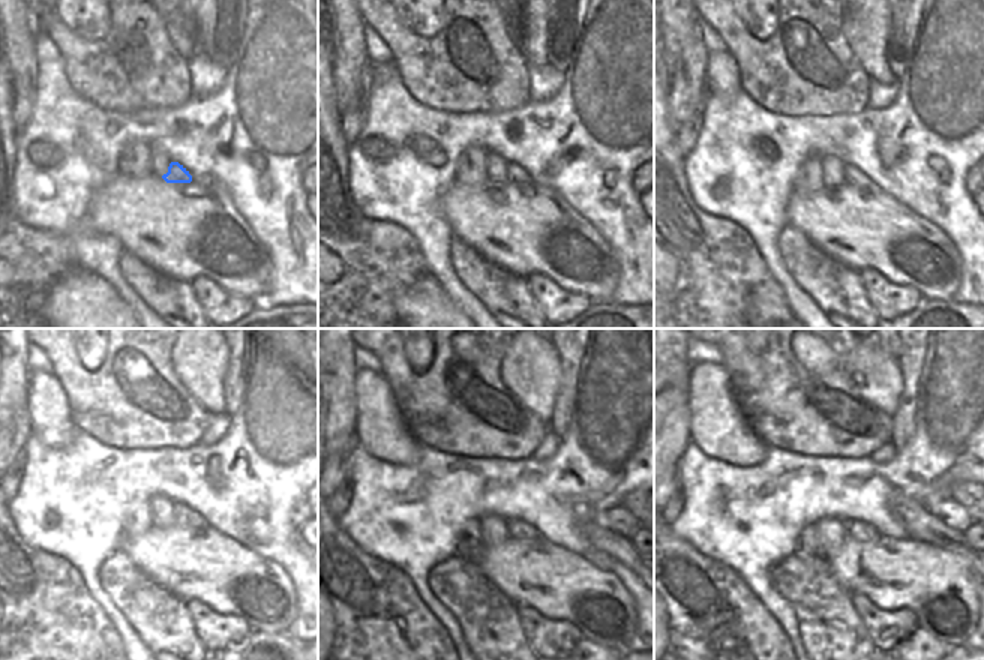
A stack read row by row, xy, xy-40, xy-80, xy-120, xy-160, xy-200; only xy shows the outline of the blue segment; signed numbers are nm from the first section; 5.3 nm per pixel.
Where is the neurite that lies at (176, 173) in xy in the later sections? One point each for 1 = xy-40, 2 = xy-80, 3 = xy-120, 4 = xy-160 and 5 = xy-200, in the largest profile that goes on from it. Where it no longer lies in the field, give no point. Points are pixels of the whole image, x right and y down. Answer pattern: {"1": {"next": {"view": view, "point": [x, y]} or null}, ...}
{"1": {"next": {"view": "xy-40", "point": [515, 173]}}, "2": {"next": {"view": "xy-80", "point": [854, 177]}}, "3": {"next": {"view": "xy-120", "point": [183, 516]}}, "4": {"next": {"view": "xy-160", "point": [519, 530]}}, "5": {"next": {"view": "xy-200", "point": [860, 531]}}}

